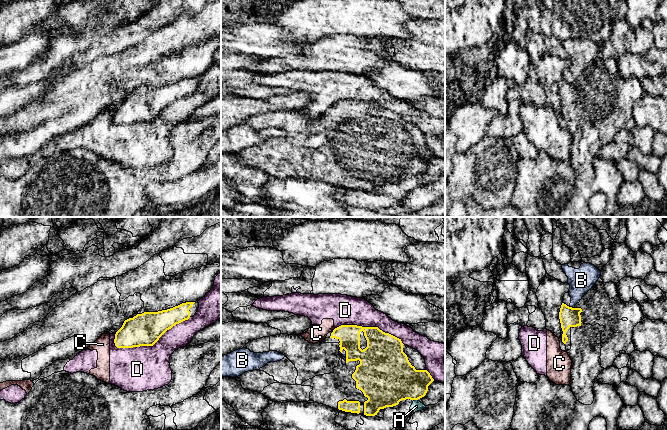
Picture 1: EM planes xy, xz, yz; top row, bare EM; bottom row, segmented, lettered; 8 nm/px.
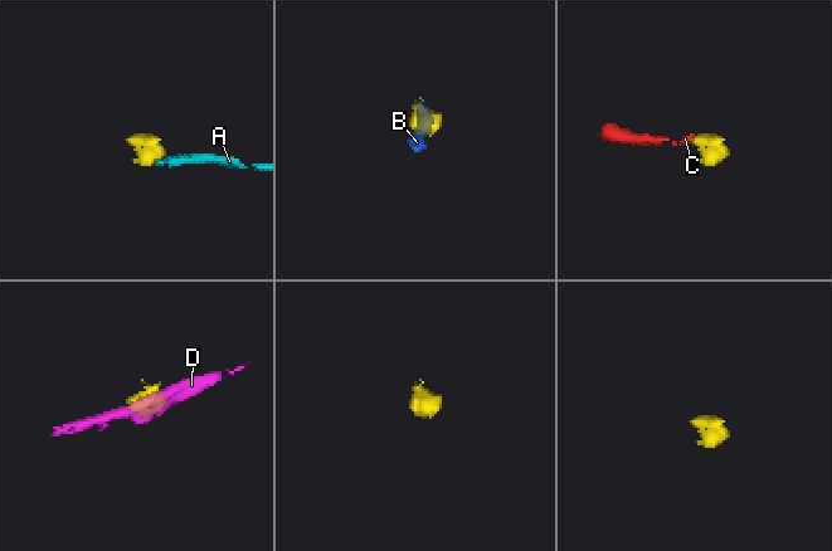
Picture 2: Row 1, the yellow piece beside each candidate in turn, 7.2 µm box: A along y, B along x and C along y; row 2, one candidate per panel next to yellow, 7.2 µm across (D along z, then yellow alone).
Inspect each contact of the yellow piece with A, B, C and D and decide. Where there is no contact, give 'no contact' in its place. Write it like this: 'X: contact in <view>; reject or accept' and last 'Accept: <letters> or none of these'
A: contact in xz; reject
B: contact in yz; reject
C: contact in xz; reject
D: contact in xy; reject
Accept: none of these

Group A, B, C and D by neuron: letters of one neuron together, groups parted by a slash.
A / B / C D

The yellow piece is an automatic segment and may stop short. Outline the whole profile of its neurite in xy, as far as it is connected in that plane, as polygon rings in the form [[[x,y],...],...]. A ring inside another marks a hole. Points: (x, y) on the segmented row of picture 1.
[[[198,301],[182,303],[158,312],[144,312],[124,321],[116,332],[117,348],[153,346],[159,338],[176,324],[193,317],[199,308]]]

